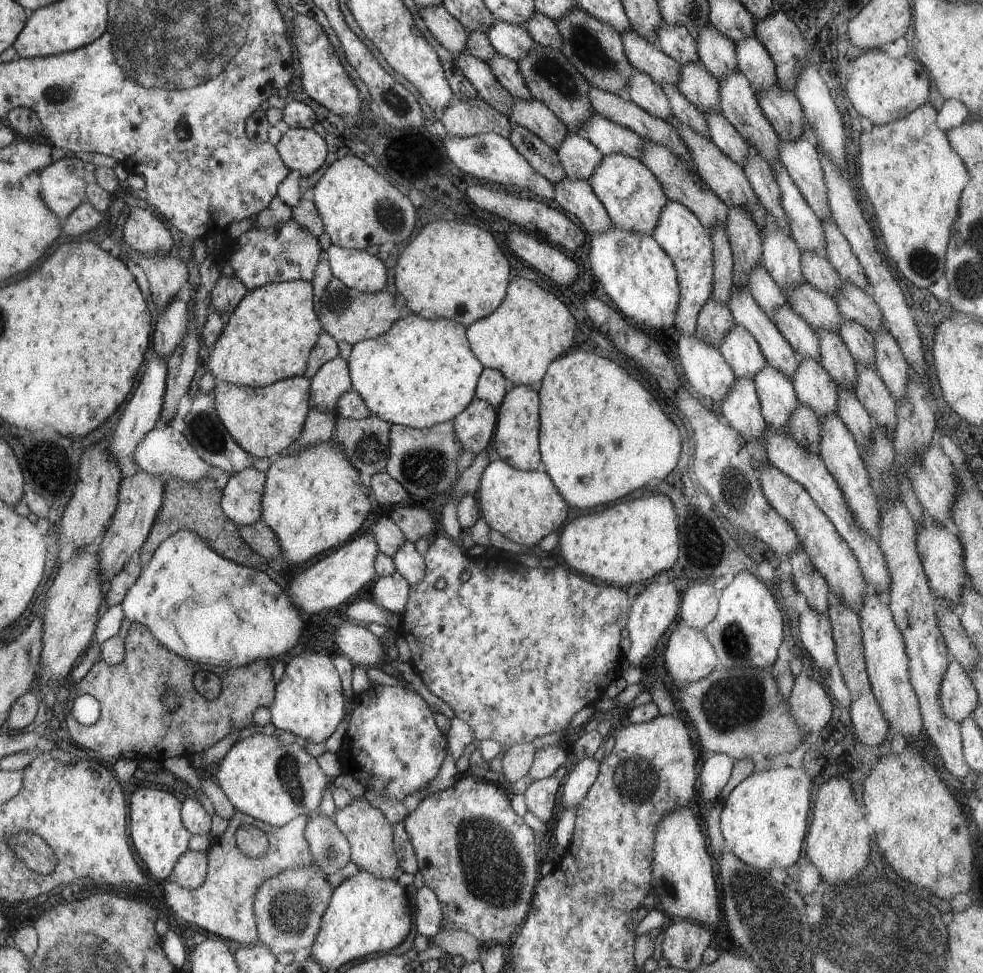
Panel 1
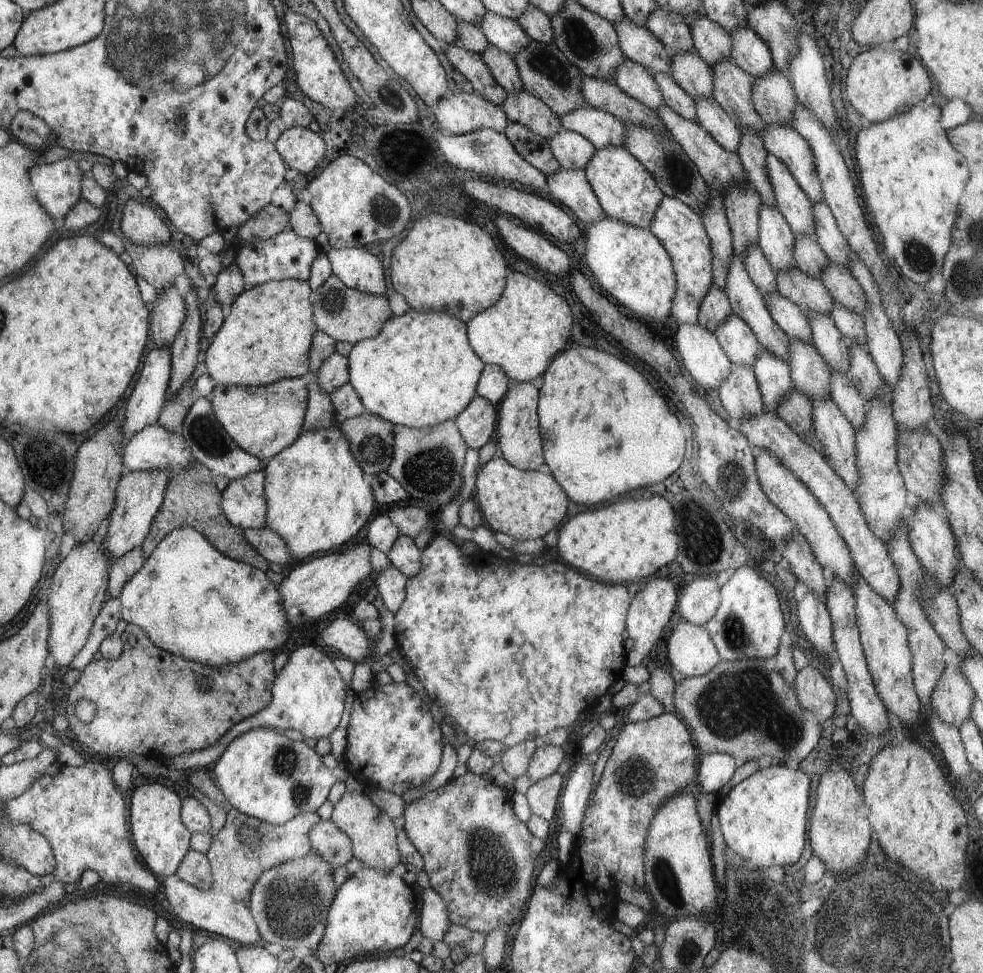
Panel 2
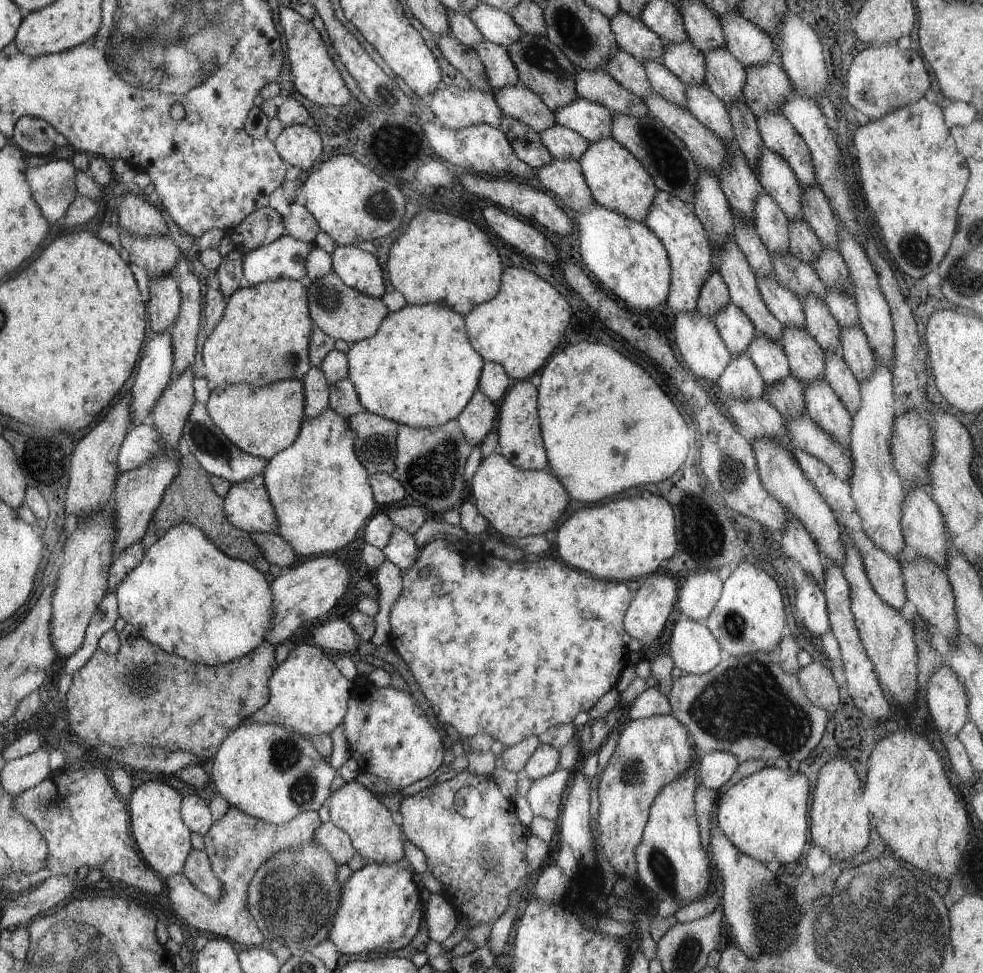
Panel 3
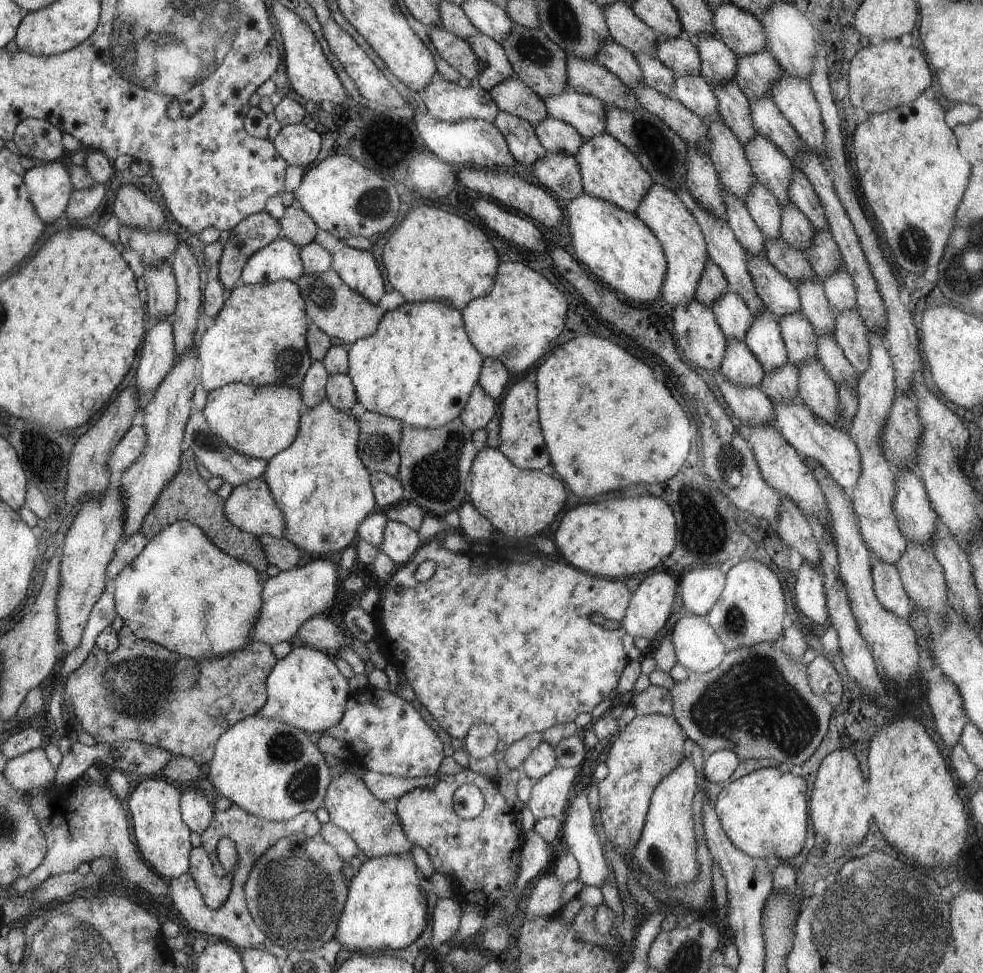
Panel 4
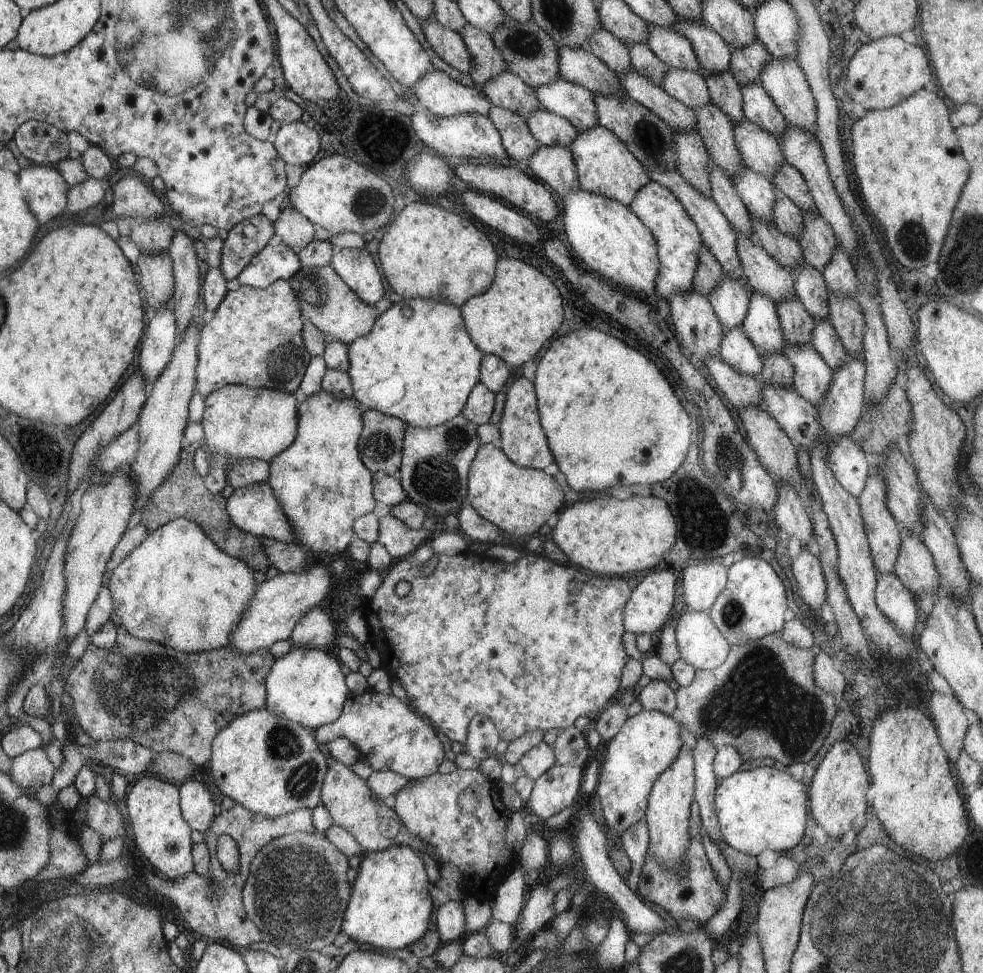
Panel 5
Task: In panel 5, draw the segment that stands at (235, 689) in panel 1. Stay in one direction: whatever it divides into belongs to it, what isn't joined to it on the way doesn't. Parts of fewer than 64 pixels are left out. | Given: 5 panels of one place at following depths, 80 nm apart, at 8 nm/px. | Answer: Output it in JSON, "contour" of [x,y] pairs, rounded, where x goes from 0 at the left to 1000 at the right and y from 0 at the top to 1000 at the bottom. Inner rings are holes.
{"contour":[[[125,643],[120,644],[120,662],[110,670],[92,660],[85,674],[79,677],[67,693],[66,709],[75,719],[75,729],[73,733],[69,733],[69,748],[73,758],[75,747],[80,746],[97,762],[132,760],[161,775],[165,772],[181,774],[197,787],[205,787],[212,781],[216,781],[216,765],[225,750],[240,737],[257,730],[269,729],[273,723],[271,699],[277,691],[280,675],[274,666],[262,667],[252,672],[236,665],[183,672],[171,664],[140,658],[130,650]]]}

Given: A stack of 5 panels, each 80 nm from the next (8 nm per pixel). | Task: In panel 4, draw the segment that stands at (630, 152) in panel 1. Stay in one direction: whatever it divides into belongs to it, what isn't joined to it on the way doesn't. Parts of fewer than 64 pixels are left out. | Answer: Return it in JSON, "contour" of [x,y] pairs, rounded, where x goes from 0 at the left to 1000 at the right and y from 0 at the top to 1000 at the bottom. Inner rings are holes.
{"contour":[[[577,88],[574,95],[552,103],[557,118],[585,132],[594,143],[615,136],[615,107],[606,100],[586,95]]]}

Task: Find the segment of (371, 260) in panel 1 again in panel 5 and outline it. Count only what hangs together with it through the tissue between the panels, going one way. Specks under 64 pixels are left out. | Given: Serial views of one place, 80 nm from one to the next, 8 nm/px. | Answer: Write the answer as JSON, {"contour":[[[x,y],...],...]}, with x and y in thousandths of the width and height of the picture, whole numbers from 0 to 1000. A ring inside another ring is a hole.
{"contour":[[[373,256],[341,257],[336,272],[373,313],[381,313],[391,304],[387,277]]]}

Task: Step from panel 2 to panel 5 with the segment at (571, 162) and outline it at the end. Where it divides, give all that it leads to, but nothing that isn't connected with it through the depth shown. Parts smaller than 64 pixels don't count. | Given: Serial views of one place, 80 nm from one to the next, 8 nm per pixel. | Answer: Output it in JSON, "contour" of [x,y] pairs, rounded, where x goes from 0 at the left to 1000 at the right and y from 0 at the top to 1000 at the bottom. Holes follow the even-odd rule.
{"contour":[[[553,111],[534,121],[534,124],[548,148],[556,151],[571,150],[578,153],[589,137],[579,123]]]}

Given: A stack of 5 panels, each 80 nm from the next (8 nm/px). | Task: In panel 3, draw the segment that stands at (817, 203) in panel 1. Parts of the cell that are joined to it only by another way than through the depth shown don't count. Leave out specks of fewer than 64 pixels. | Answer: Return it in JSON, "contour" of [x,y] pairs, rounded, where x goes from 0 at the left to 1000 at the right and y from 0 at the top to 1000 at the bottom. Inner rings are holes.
{"contour":[[[798,118],[769,121],[776,150],[800,164],[816,192],[830,190],[824,153],[801,121]]]}

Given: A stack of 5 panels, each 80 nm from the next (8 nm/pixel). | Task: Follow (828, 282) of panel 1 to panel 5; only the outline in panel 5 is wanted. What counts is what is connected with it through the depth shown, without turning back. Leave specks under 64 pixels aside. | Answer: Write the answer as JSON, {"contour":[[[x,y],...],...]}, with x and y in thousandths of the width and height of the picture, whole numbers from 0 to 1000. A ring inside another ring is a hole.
{"contour":[[[791,198],[790,207],[786,212],[788,233],[799,242],[805,242],[811,248],[816,240],[819,228],[818,219],[804,206],[804,203]]]}

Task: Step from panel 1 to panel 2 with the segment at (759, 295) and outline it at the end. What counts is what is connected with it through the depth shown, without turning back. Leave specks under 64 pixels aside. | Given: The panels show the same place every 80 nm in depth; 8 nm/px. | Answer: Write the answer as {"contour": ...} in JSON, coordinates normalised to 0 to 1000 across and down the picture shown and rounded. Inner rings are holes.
{"contour":[[[771,251],[762,256],[756,270],[763,288],[772,297],[776,305],[781,302],[787,303],[790,300],[790,284],[780,270]]]}

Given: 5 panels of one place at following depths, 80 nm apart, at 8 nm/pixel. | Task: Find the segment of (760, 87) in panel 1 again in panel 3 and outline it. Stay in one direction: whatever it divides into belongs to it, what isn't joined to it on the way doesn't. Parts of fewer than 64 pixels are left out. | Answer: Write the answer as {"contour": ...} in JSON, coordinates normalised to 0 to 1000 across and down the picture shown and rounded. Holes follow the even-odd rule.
{"contour":[[[752,12],[741,13],[732,23],[740,45],[738,49],[758,71],[779,65],[788,59],[789,49],[784,37]]]}

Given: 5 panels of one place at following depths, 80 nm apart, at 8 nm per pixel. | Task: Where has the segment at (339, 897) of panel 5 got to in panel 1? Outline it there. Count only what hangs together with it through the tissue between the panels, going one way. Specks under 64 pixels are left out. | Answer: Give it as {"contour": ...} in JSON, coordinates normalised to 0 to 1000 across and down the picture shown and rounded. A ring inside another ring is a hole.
{"contour":[[[319,888],[287,895],[268,906],[257,929],[263,958],[261,969],[274,972],[279,980],[317,973],[326,959],[327,948],[338,921],[332,899]]]}

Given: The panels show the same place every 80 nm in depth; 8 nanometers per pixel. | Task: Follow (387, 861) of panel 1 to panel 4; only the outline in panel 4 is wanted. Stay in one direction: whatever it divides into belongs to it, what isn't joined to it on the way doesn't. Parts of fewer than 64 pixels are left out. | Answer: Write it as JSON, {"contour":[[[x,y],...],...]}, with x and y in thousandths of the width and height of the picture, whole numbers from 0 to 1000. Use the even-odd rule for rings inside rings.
{"contour":[[[347,793],[345,799],[340,799],[339,804],[334,810],[330,830],[334,834],[335,843],[358,860],[358,863],[365,869],[366,878],[369,882],[377,883],[397,879],[415,880],[421,872],[421,868],[411,857],[404,838],[397,834],[397,830],[391,823],[385,822],[374,812],[370,803],[362,799],[360,794]]]}

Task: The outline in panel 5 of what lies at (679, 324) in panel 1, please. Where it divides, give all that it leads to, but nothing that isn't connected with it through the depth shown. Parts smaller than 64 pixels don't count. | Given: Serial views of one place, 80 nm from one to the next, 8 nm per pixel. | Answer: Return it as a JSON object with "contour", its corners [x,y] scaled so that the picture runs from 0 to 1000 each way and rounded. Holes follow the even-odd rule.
{"contour":[[[662,185],[647,198],[639,213],[665,242],[670,263],[670,281],[666,296],[669,304],[680,308],[686,303],[702,299],[705,296],[715,249],[708,229],[702,224],[694,209],[680,193]]]}

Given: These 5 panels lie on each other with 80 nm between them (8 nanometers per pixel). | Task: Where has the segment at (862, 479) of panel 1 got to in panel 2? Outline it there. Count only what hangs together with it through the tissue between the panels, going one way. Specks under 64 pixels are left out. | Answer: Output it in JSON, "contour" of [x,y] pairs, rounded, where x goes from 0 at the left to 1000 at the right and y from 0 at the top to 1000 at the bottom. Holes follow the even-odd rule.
{"contour":[[[844,409],[829,410],[827,413],[828,446],[835,459],[835,465],[848,482],[848,485],[869,506],[874,496],[874,481],[872,476],[870,440],[867,435],[855,423],[852,416]]]}

